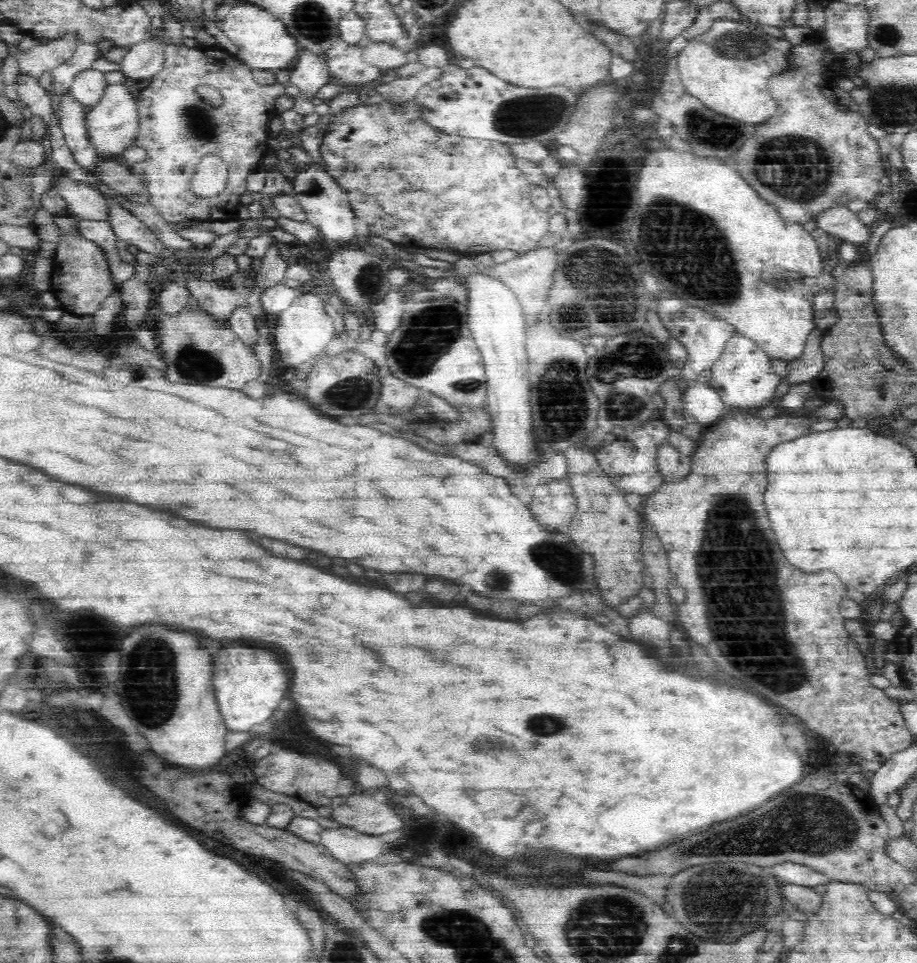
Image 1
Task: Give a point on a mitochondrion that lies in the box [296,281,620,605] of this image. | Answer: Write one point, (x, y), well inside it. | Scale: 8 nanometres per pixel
(563, 407)

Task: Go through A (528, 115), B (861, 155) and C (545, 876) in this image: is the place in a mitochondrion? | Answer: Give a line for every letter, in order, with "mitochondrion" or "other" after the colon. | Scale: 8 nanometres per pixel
A: mitochondrion
B: other
C: other

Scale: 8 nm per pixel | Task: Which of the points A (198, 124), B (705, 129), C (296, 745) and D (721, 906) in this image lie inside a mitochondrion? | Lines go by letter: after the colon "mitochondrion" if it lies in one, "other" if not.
A: mitochondrion
B: mitochondrion
C: other
D: mitochondrion

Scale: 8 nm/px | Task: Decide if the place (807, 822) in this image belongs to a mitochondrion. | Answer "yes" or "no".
yes

